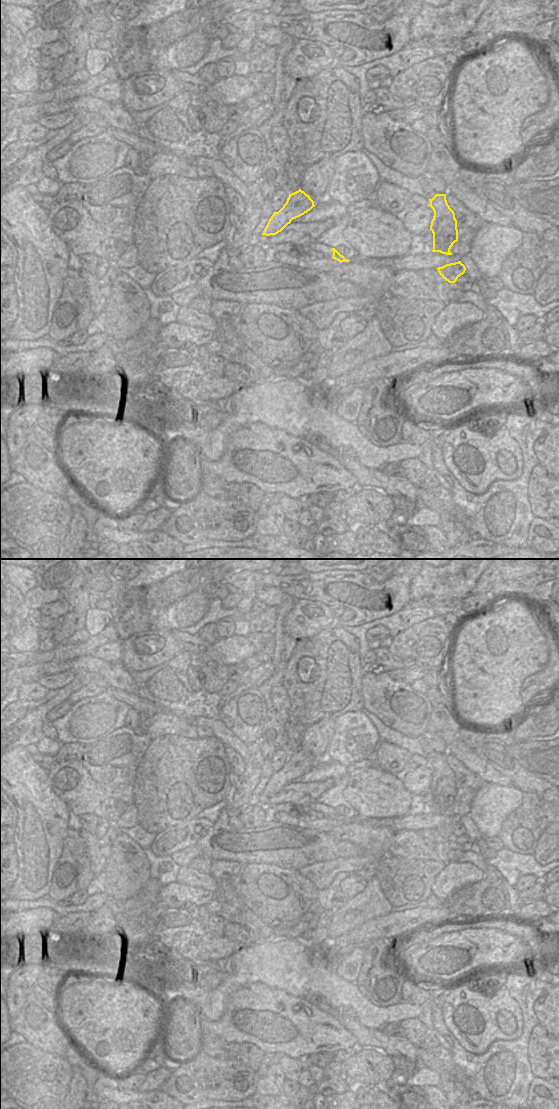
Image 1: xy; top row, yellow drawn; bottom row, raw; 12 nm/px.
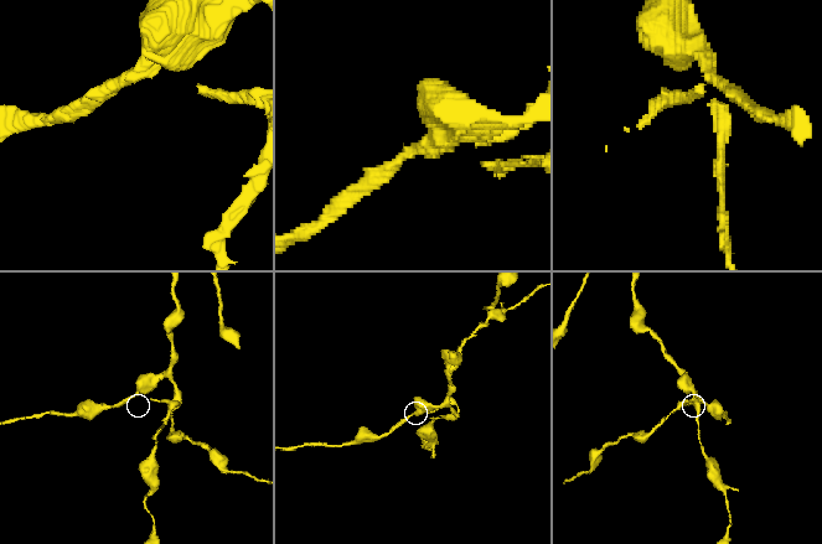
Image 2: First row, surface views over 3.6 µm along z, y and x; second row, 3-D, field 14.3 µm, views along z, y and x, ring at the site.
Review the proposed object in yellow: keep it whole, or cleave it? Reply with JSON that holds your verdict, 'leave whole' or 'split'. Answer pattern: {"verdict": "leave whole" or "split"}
{"verdict": "split"}

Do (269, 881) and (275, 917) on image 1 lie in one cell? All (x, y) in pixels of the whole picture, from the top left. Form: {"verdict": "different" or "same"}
{"verdict": "same"}

